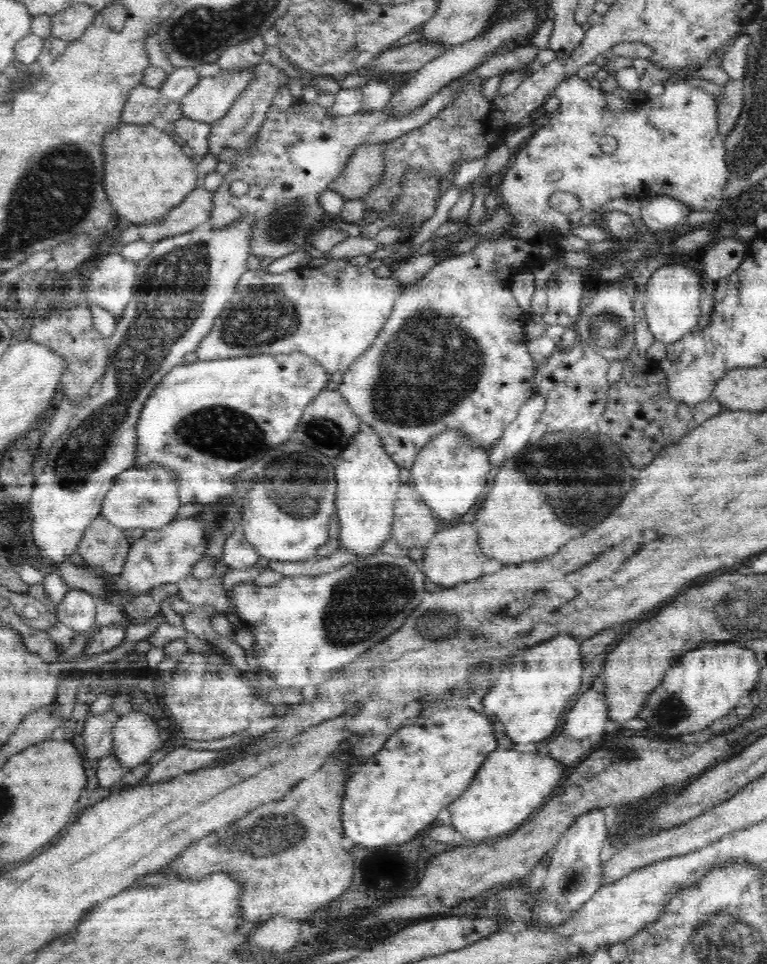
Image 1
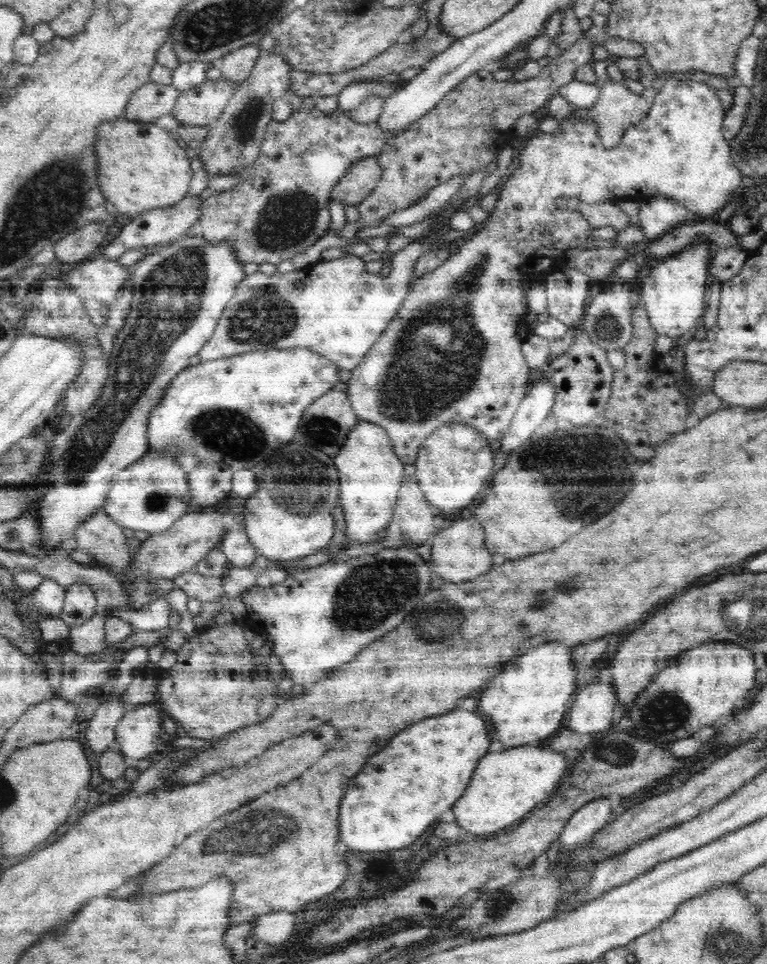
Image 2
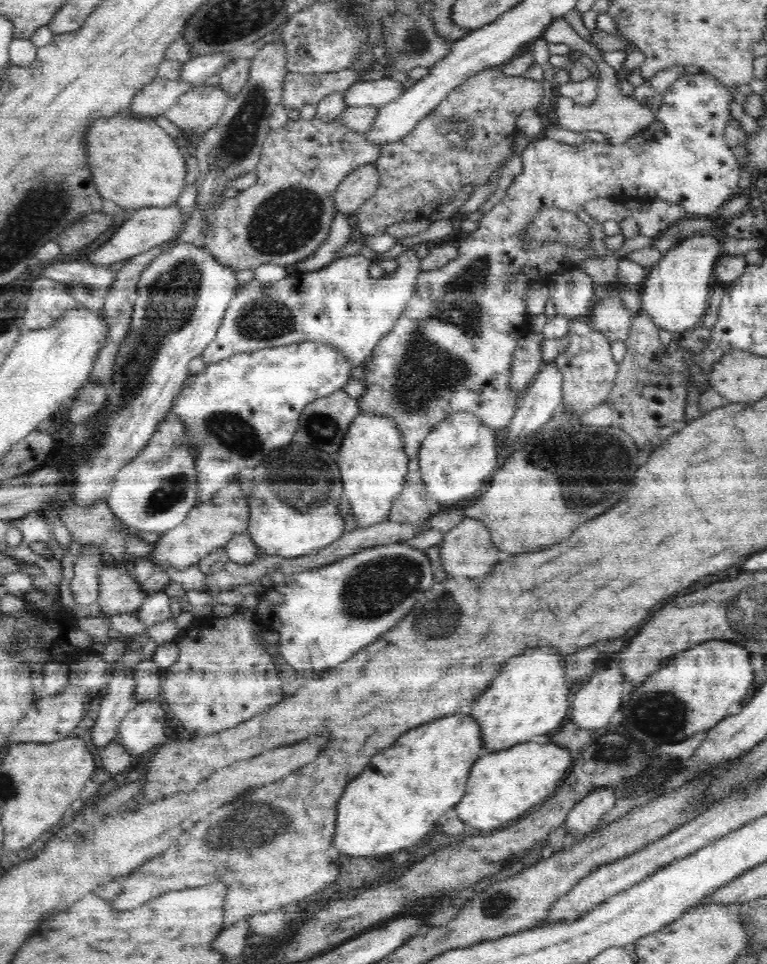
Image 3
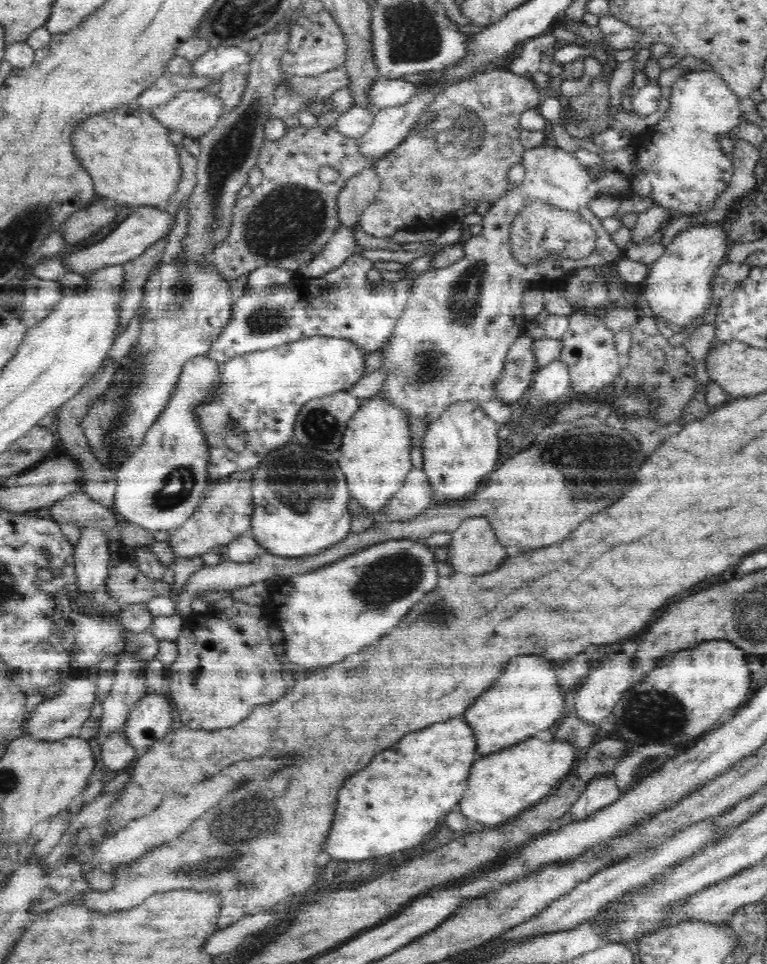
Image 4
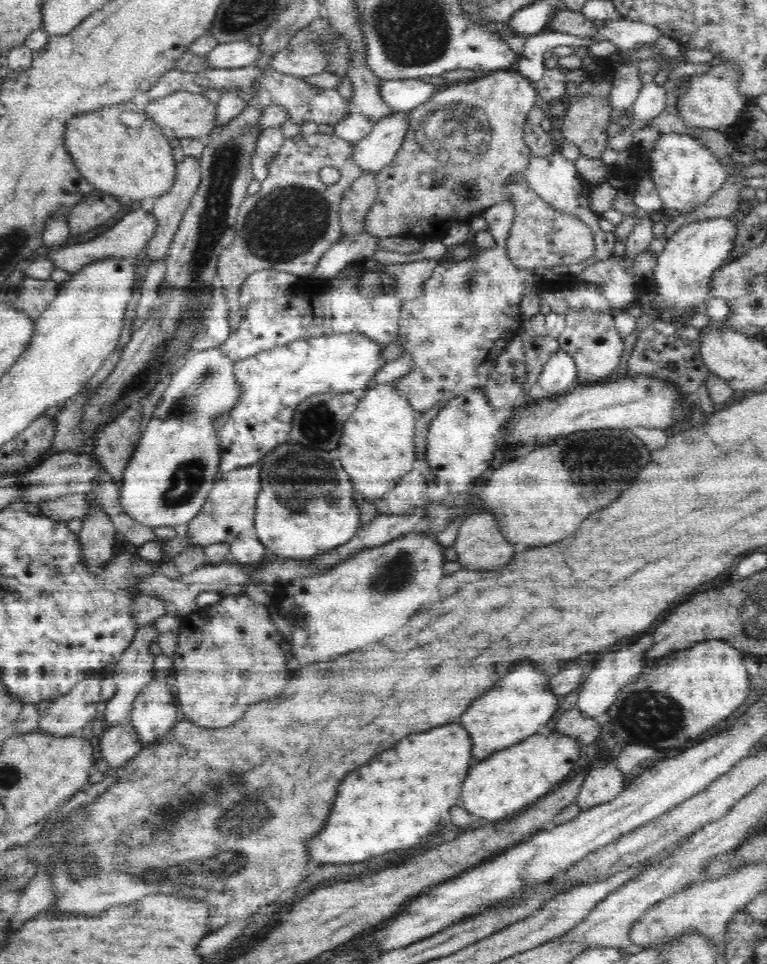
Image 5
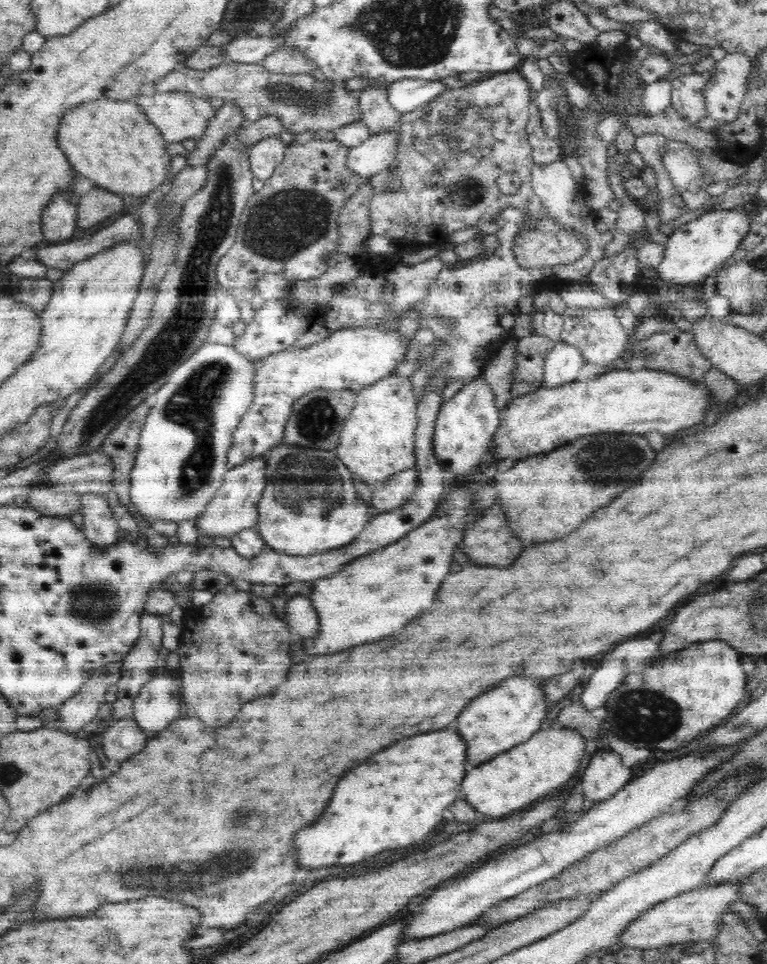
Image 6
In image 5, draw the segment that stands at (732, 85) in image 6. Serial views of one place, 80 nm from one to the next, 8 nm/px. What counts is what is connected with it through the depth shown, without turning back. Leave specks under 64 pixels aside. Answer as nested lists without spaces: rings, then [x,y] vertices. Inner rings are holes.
[[[735,62],[720,63],[710,68],[706,74],[688,77],[681,95],[677,98],[677,115],[689,128],[726,133],[727,129],[743,120],[743,111],[748,103],[745,97],[738,94],[739,80],[740,69]]]

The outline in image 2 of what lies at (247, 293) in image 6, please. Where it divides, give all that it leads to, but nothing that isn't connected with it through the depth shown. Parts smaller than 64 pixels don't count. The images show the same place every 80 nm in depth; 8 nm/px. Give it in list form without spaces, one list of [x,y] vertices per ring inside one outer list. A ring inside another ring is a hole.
[[[299,109],[298,112],[293,112],[283,121],[276,121],[272,119],[266,129],[265,137],[263,138],[260,154],[258,158],[247,167],[244,167],[241,171],[237,173],[230,174],[237,177],[239,180],[239,186],[234,188],[223,190],[219,192],[219,195],[211,195],[206,200],[203,200],[204,212],[202,212],[202,218],[198,222],[199,233],[210,243],[215,243],[216,241],[228,241],[230,245],[234,245],[236,249],[236,257],[241,264],[256,263],[258,265],[262,262],[270,262],[271,264],[278,265],[283,261],[290,260],[294,258],[296,254],[306,250],[308,246],[312,246],[315,242],[318,242],[325,234],[330,231],[331,214],[328,208],[331,192],[333,186],[337,184],[345,172],[350,168],[353,162],[356,162],[359,158],[365,156],[379,155],[381,150],[386,146],[386,143],[390,138],[394,138],[394,131],[386,131],[382,129],[378,123],[362,124],[350,119],[346,113],[332,114],[331,116],[326,116],[324,113],[318,111],[318,109]]]

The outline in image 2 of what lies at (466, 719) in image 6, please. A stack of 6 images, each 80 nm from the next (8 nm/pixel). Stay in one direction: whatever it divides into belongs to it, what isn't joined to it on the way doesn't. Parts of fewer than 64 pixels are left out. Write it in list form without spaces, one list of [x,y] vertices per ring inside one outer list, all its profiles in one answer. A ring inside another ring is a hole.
[[[550,642],[536,648],[530,648],[526,654],[506,662],[502,672],[494,678],[490,690],[482,694],[480,708],[492,718],[492,740],[502,742],[506,748],[515,748],[523,745],[530,746],[536,740],[546,740],[554,736],[560,730],[564,714],[569,711],[568,702],[572,694],[576,692],[576,680],[579,673],[572,667],[572,650],[562,642]]]

